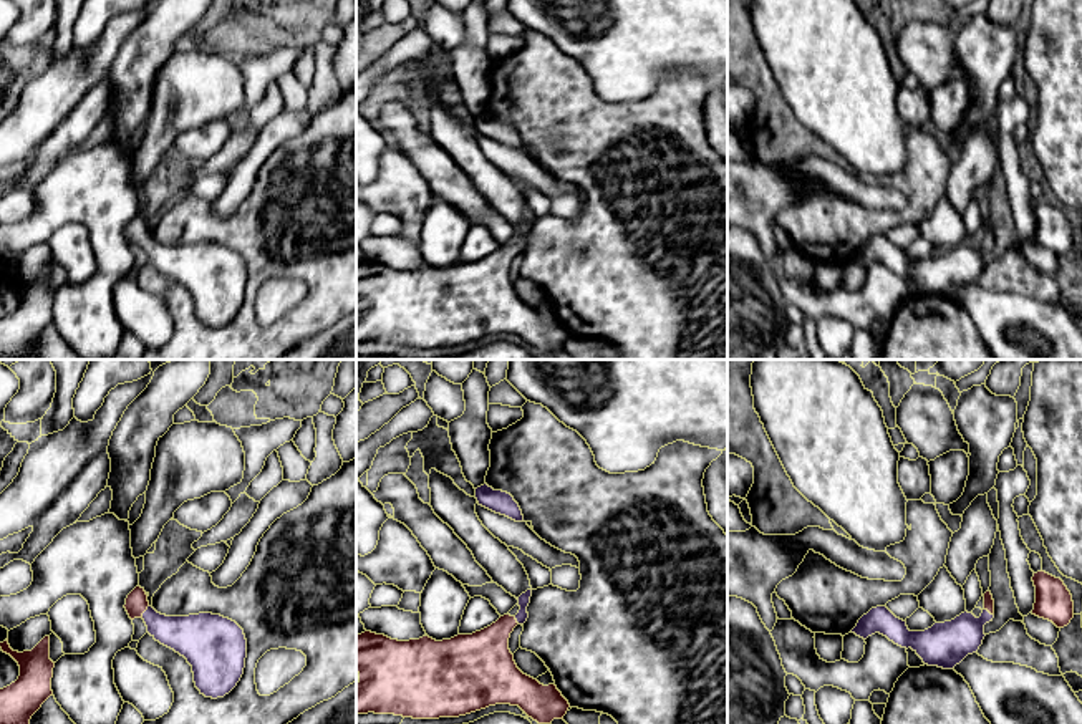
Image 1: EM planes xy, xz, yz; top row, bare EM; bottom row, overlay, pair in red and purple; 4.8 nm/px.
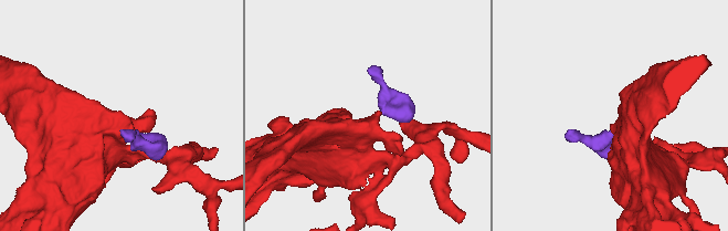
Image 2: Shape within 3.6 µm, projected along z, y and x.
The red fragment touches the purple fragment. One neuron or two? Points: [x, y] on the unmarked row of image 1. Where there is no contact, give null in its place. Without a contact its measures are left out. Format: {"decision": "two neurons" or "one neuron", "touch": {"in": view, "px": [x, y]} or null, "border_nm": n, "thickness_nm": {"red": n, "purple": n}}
{"decision": "one neuron", "touch": {"in": "xy", "px": [144, 239]}, "border_nm": 70, "thickness_nm": {"red": 110, "purple": 190}}

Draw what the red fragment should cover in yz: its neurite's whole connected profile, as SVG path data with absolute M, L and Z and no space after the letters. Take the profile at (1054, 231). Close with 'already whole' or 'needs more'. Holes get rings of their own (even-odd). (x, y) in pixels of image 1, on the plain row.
M1046 200L1032 205L1036 215L1036 232L1032 244L1052 250L1057 257L1064 257L1074 247L1072 224L1060 207Z | already whole

